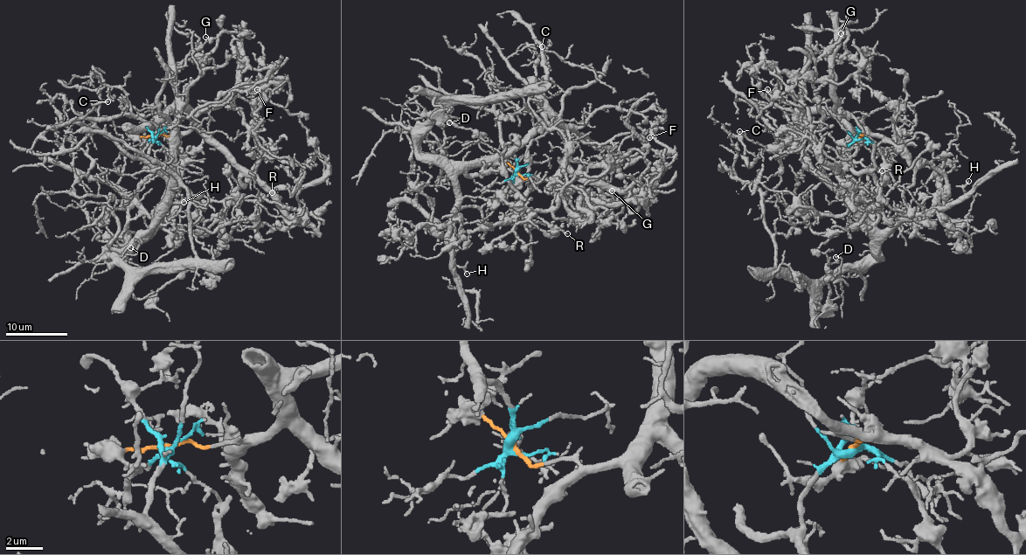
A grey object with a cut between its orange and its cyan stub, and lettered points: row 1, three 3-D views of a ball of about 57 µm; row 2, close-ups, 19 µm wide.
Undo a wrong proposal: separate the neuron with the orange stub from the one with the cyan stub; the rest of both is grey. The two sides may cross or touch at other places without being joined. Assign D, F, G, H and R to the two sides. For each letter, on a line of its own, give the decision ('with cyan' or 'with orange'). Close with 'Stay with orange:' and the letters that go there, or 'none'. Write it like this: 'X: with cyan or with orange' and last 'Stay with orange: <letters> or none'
D: with cyan
F: with orange
G: with orange
H: with cyan
R: with orange
Stay with orange: F, G, R

